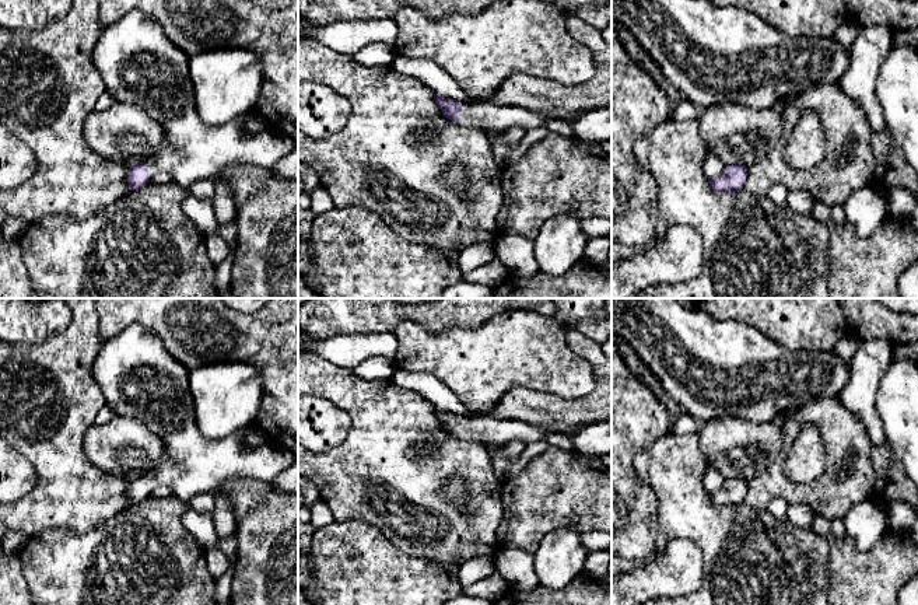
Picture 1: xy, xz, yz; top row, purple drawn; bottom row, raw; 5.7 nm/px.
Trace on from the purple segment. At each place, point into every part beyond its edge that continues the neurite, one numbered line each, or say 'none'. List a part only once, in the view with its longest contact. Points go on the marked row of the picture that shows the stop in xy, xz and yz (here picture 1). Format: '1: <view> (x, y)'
1: xz (484, 115)

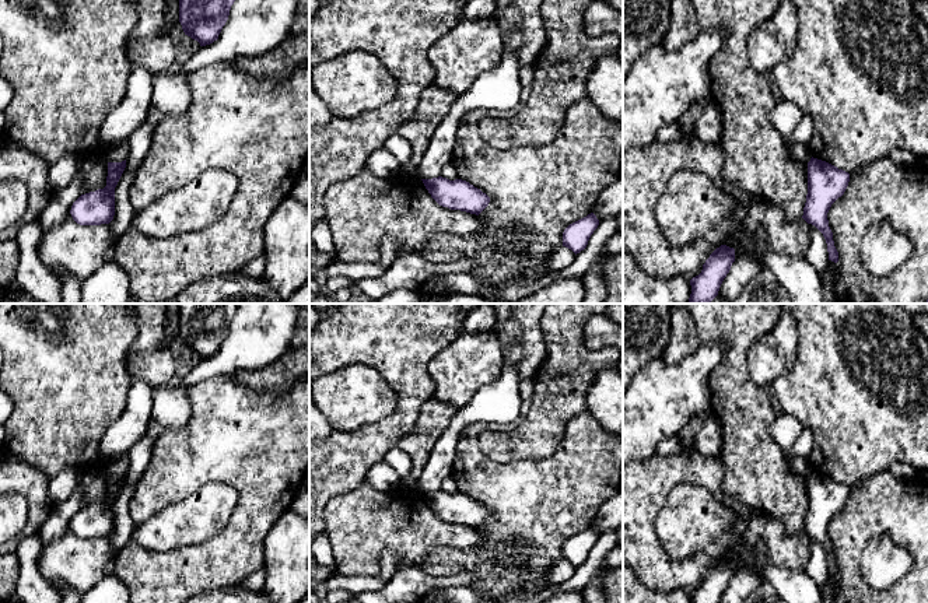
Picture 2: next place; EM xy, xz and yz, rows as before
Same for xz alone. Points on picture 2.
none

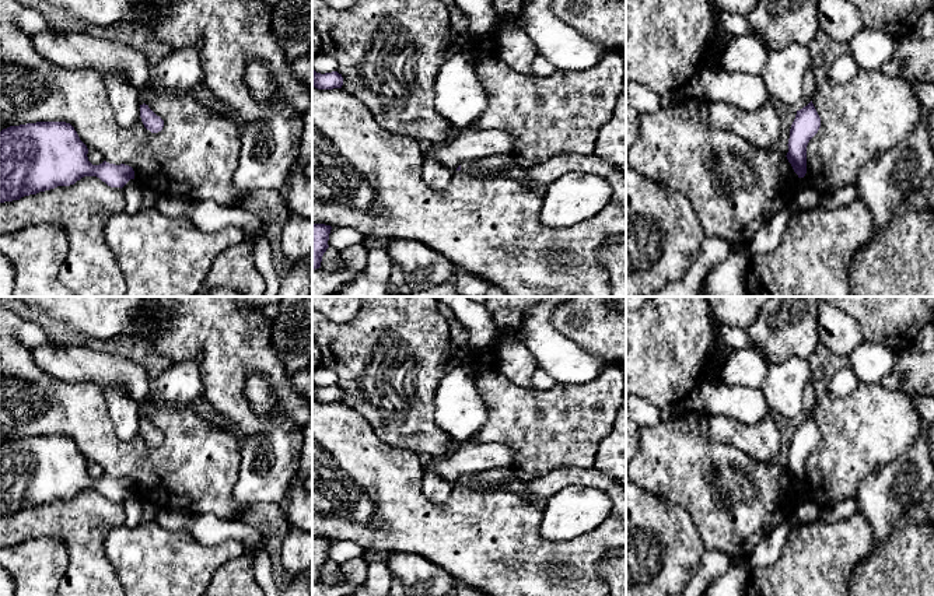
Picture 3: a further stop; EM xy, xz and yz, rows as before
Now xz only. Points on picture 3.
1: xz (493, 164)

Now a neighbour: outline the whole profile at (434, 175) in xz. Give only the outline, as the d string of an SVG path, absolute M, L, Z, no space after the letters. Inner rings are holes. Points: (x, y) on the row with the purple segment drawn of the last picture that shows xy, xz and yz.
M424 159L423 162L421 179L428 187L434 190L444 190L448 186L452 175L454 171L434 159Z

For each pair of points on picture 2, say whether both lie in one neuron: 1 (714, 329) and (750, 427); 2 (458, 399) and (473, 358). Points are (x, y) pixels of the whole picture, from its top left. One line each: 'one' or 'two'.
1: one
2: one

